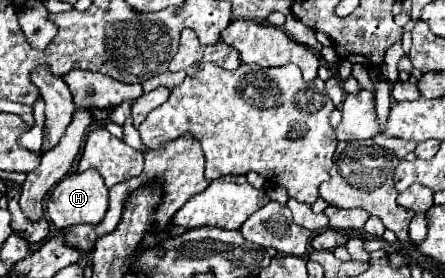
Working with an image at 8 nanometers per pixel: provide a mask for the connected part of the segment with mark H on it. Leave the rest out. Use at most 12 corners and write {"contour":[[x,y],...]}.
{"contour":[[97,171],[69,173],[49,195],[57,229],[97,225],[109,189]]}

